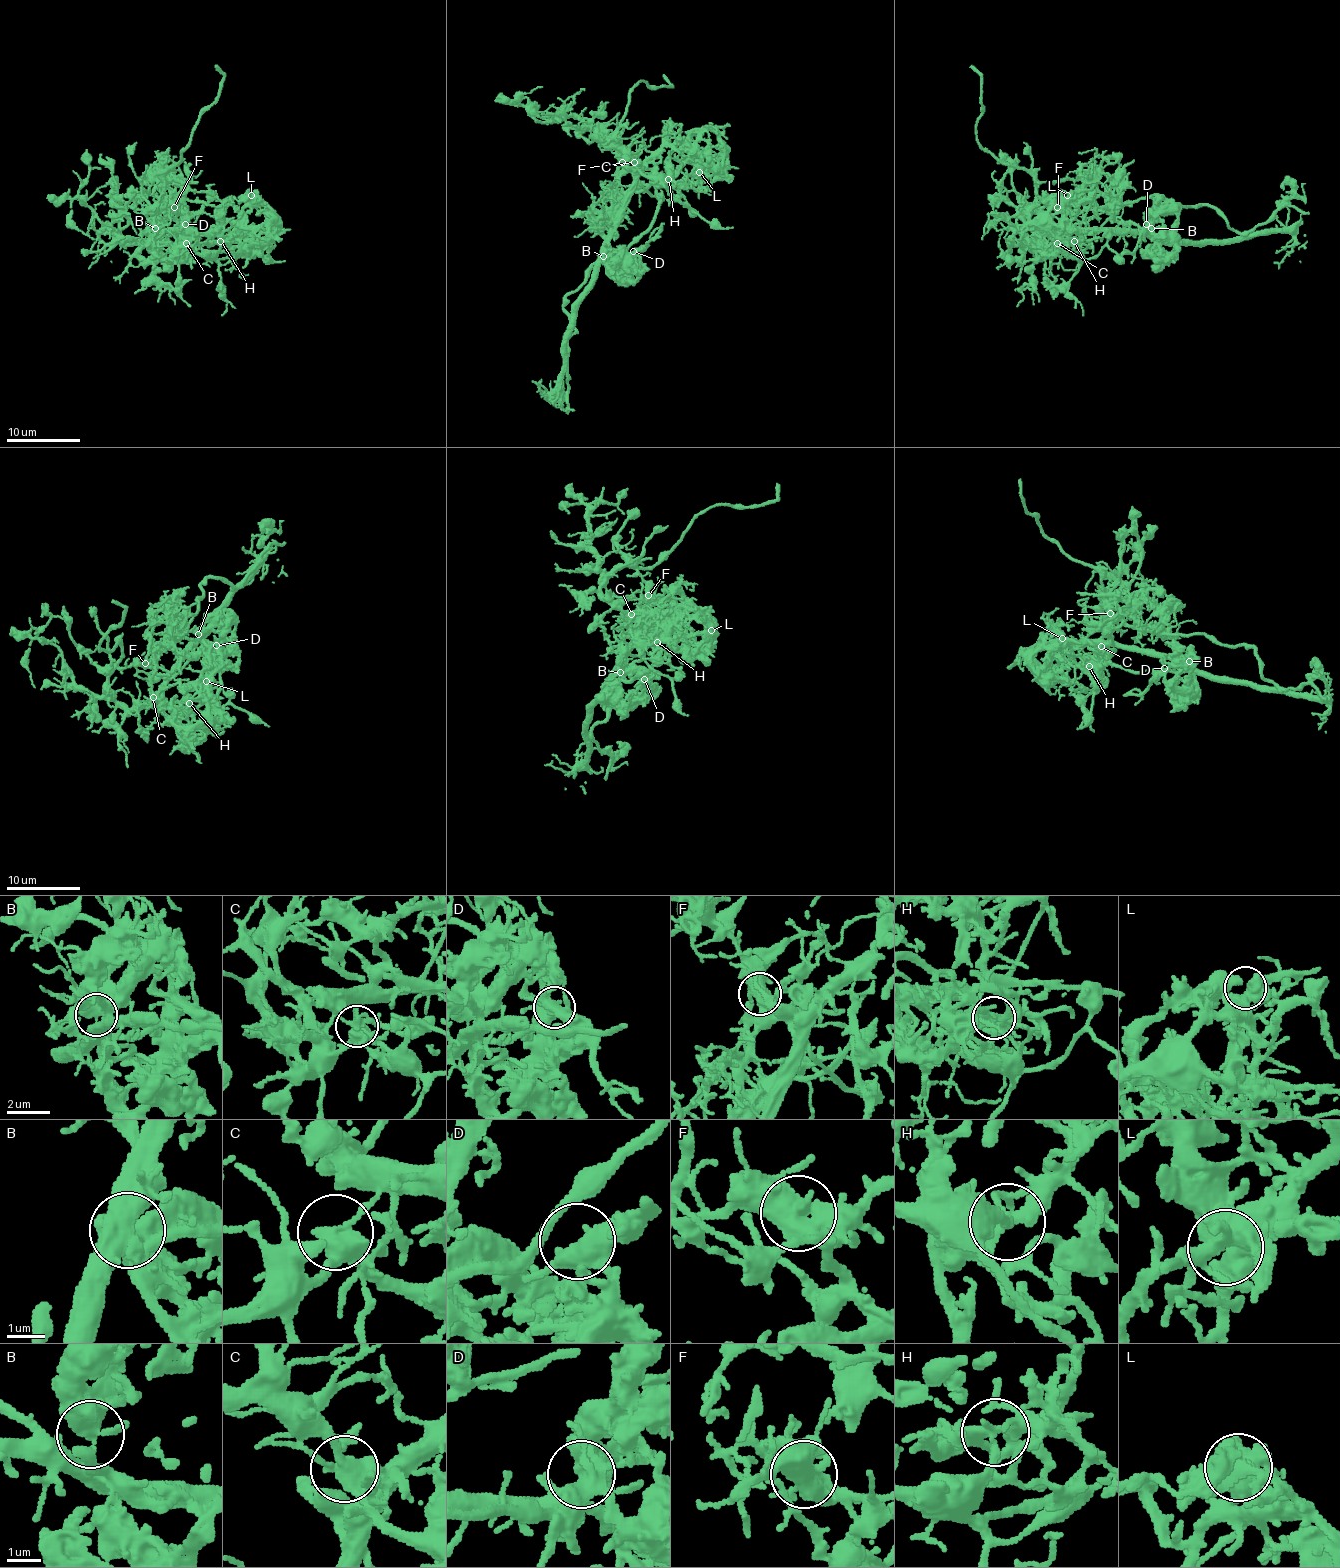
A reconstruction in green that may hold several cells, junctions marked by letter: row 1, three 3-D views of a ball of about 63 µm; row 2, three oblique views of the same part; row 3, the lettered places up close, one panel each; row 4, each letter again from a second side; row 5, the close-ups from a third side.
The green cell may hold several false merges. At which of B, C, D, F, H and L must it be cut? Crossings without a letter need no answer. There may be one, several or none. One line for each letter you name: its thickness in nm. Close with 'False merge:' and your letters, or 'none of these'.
B: 440 nm
C: 400 nm
F: 550 nm
H: 320 nm
False merge: B, C, F, H

